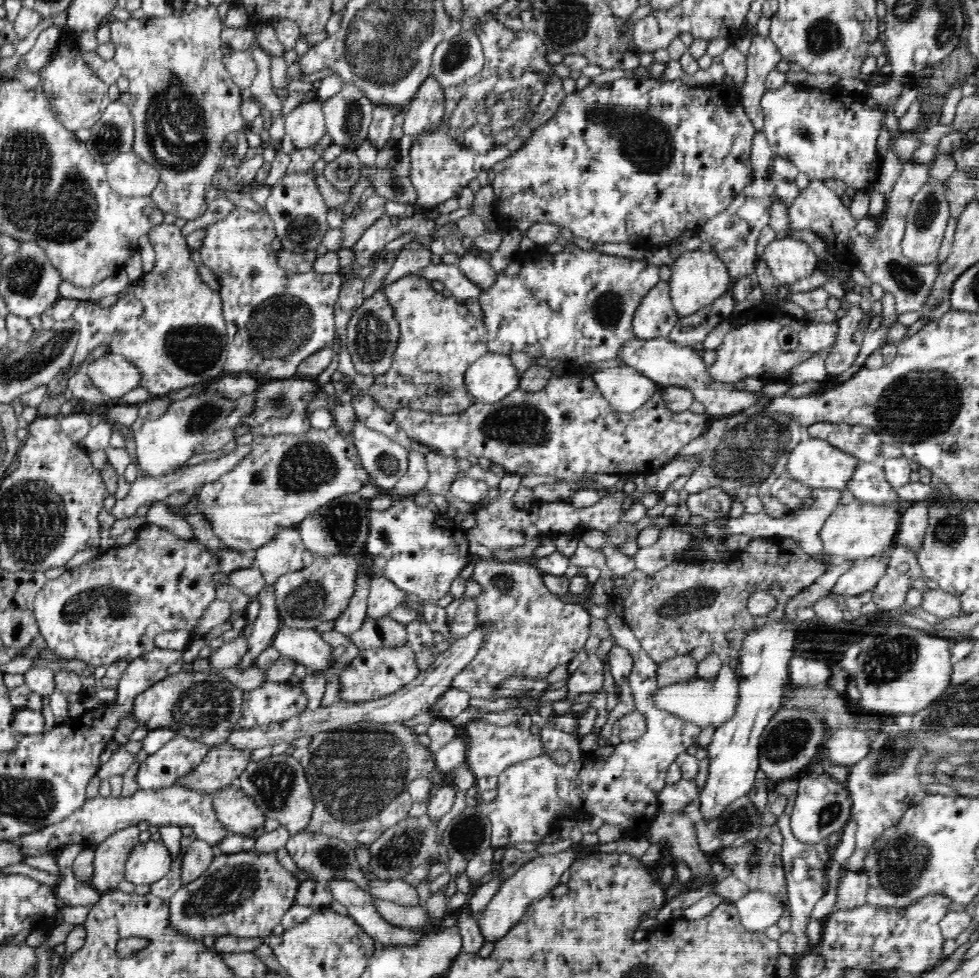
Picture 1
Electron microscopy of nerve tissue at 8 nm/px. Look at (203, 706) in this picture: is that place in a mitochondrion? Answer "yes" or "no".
yes

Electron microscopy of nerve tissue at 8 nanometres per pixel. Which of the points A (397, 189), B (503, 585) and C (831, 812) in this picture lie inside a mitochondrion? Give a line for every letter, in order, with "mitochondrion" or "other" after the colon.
A: mitochondrion
B: mitochondrion
C: mitochondrion

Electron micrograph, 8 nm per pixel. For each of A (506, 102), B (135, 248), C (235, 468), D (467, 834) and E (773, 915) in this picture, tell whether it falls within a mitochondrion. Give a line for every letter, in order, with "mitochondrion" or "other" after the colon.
A: mitochondrion
B: other
C: other
D: mitochondrion
E: other

